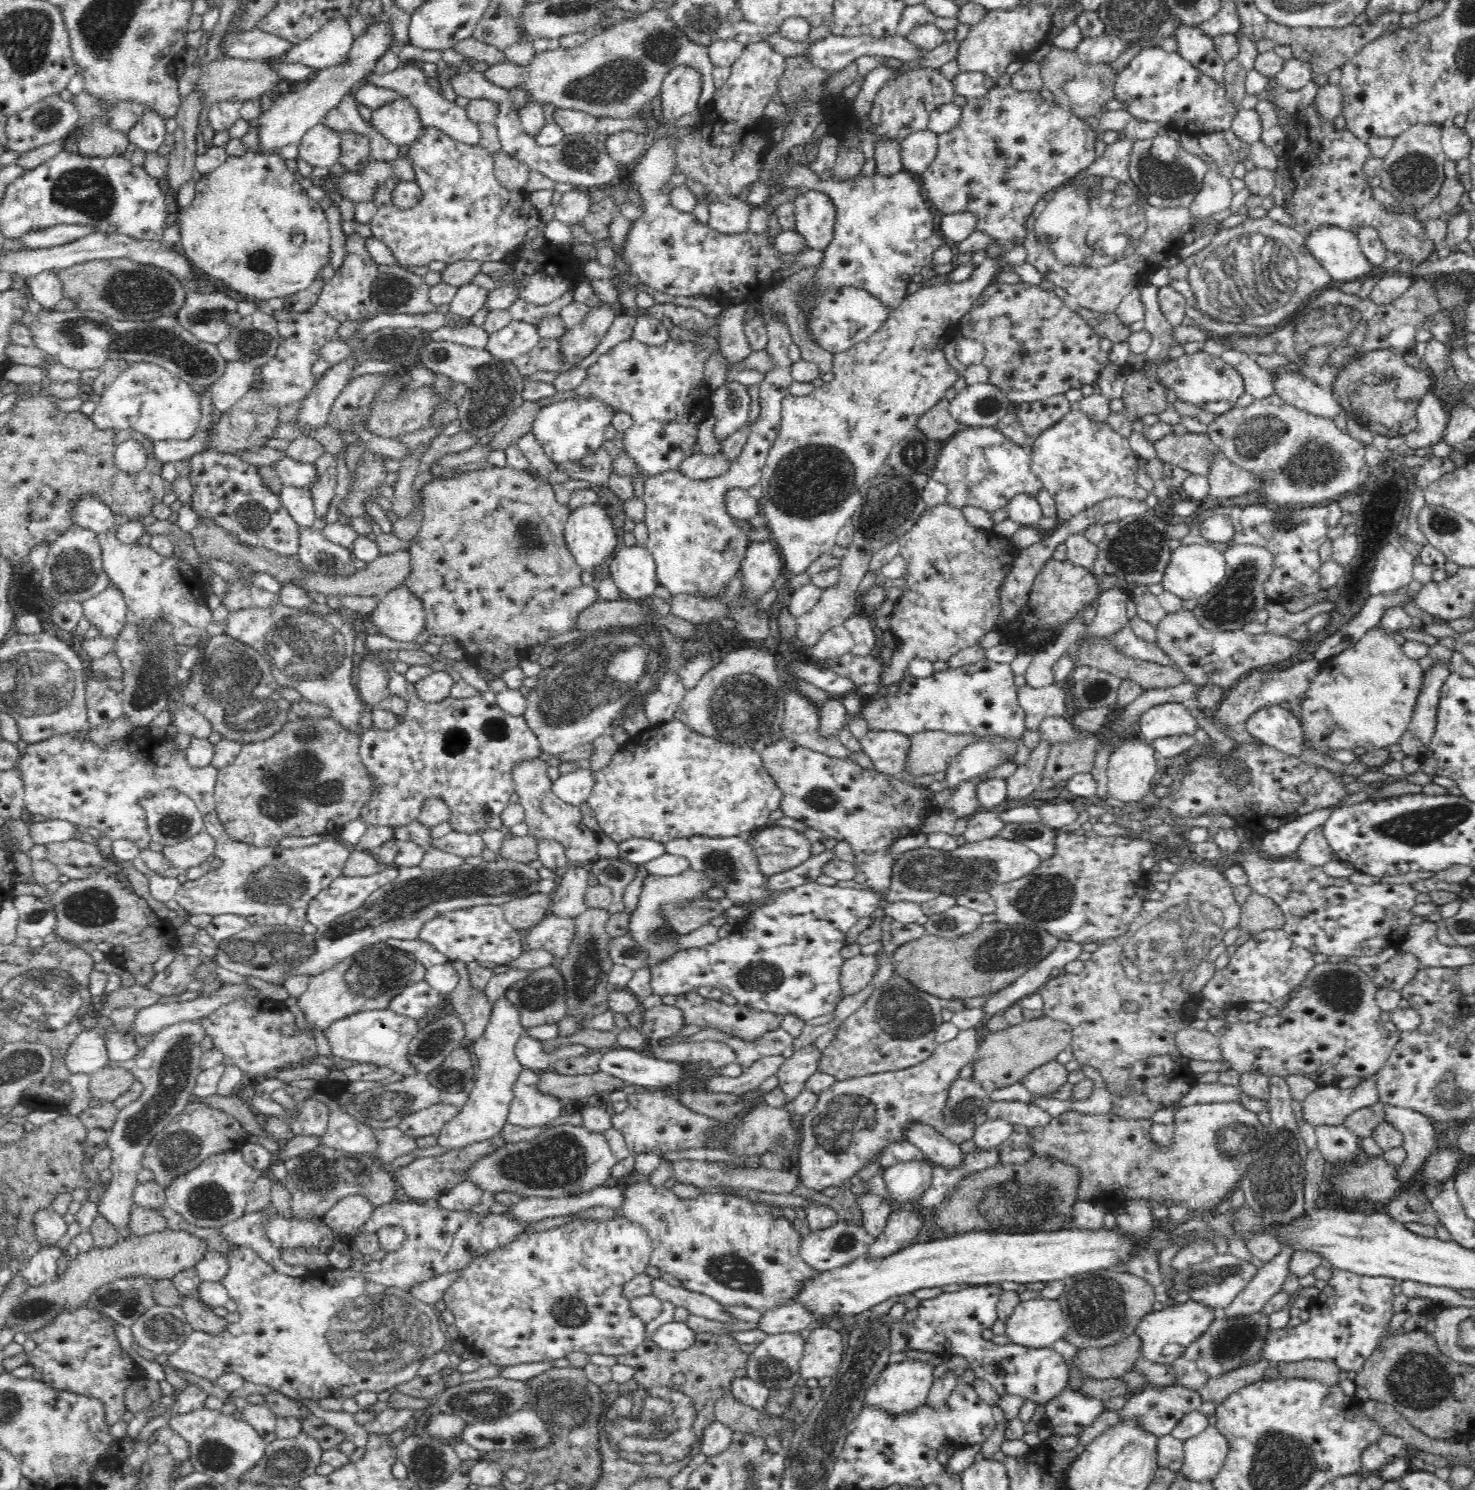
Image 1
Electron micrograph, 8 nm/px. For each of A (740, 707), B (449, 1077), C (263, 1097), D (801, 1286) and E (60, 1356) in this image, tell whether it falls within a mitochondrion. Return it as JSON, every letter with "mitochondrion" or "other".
{"A":"mitochondrion","B":"mitochondrion","C":"other","D":"other","E":"other"}

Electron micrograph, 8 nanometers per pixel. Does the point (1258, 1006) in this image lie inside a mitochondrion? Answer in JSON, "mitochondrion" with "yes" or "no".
{"mitochondrion":"no"}

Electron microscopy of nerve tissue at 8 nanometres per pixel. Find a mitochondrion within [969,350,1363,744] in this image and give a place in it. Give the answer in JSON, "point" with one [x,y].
{"point":[1307,462]}

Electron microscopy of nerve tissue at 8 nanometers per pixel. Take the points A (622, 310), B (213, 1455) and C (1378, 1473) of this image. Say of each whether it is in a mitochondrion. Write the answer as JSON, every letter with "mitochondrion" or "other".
{"A":"other","B":"mitochondrion","C":"other"}

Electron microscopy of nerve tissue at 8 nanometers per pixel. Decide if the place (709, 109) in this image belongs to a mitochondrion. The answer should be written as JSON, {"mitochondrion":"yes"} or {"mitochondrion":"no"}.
{"mitochondrion":"no"}

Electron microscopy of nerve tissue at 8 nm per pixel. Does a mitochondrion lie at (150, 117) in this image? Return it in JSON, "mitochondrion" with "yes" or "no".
{"mitochondrion":"no"}

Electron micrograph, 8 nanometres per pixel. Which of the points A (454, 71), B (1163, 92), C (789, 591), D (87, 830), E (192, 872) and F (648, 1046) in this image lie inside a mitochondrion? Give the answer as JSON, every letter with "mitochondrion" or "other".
{"A":"other","B":"other","C":"other","D":"other","E":"other","F":"other"}

